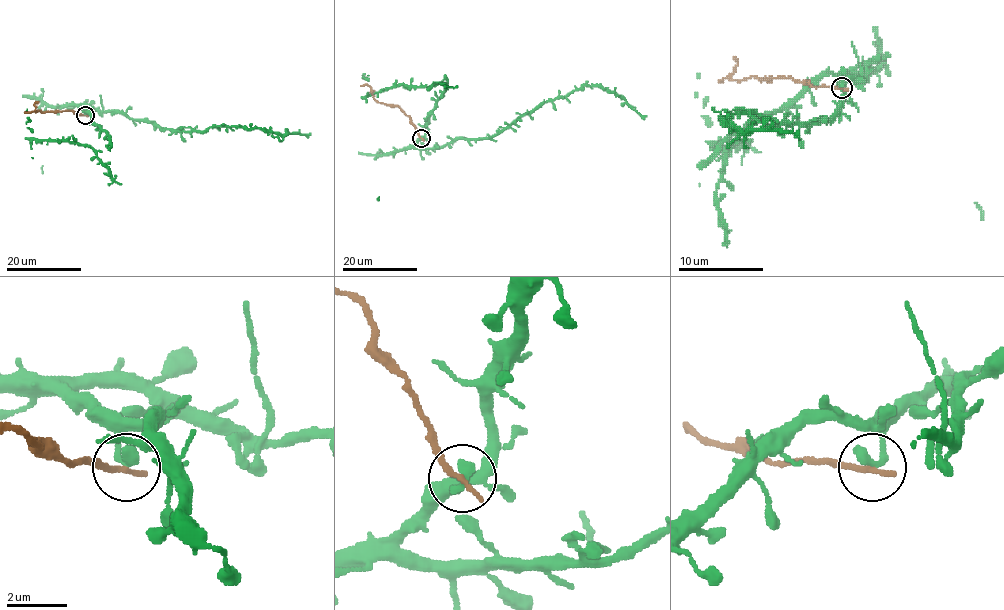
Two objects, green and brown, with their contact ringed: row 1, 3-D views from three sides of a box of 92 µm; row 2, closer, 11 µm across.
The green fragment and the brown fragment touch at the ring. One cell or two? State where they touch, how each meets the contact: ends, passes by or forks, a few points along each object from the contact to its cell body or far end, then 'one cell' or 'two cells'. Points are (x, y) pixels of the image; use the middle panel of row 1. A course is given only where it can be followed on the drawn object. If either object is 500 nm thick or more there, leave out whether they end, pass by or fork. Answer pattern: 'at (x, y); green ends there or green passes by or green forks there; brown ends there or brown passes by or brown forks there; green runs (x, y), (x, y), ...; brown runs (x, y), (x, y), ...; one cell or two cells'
at (421, 138); green ends there; brown ends there; green runs (422, 138), (415, 147), (442, 148), (458, 139), (491, 138), (545, 102), (584, 85), (620, 95), (646, 116); brown runs (422, 138), (409, 116), (397, 106), (378, 102), (369, 85), (360, 85); two cells

